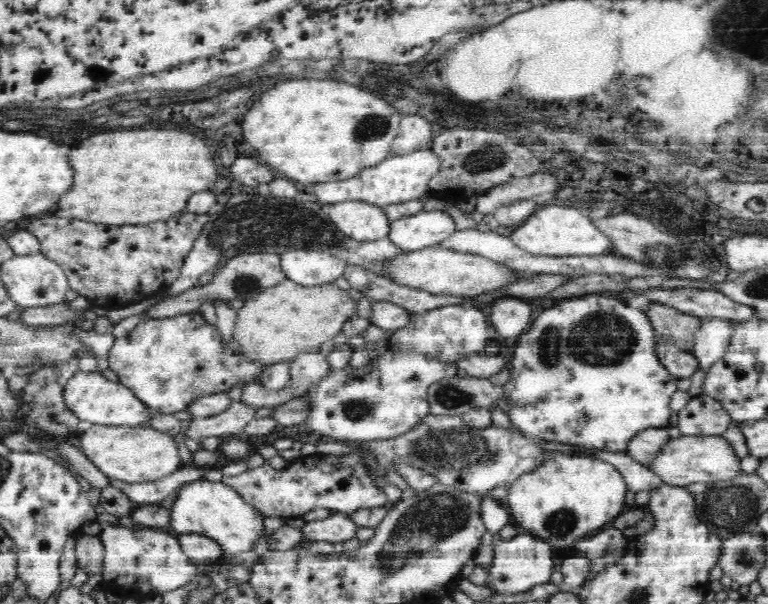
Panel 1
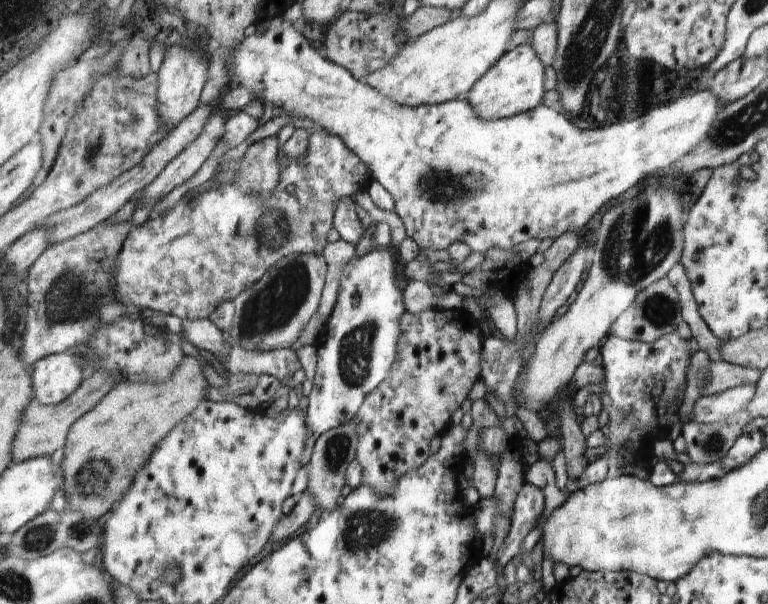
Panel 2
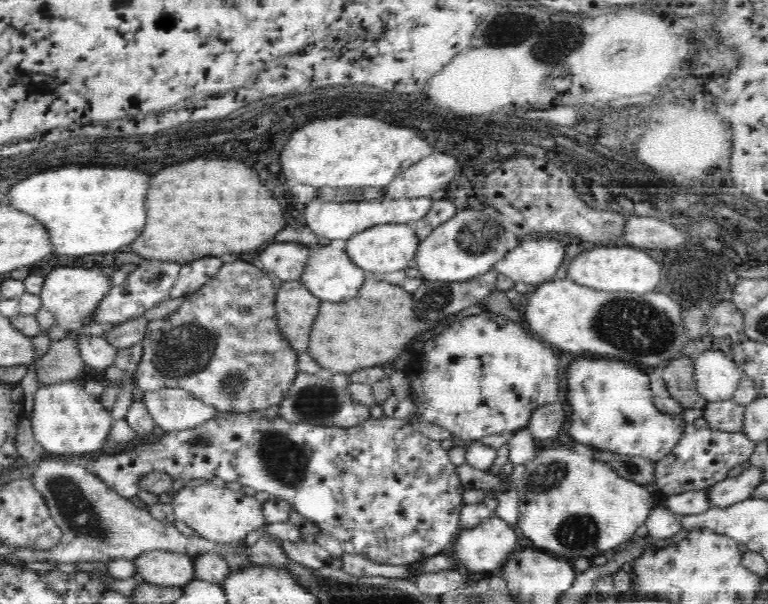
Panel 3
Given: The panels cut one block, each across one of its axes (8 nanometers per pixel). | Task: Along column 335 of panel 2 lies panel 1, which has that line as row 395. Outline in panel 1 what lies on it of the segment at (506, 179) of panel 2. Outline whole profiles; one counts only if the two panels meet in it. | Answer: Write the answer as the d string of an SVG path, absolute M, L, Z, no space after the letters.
M79 370L63 382L63 400L66 408L78 417L78 420L106 427L140 427L150 419L152 412L140 403L135 394L120 382L106 379L97 370L83 372Z

